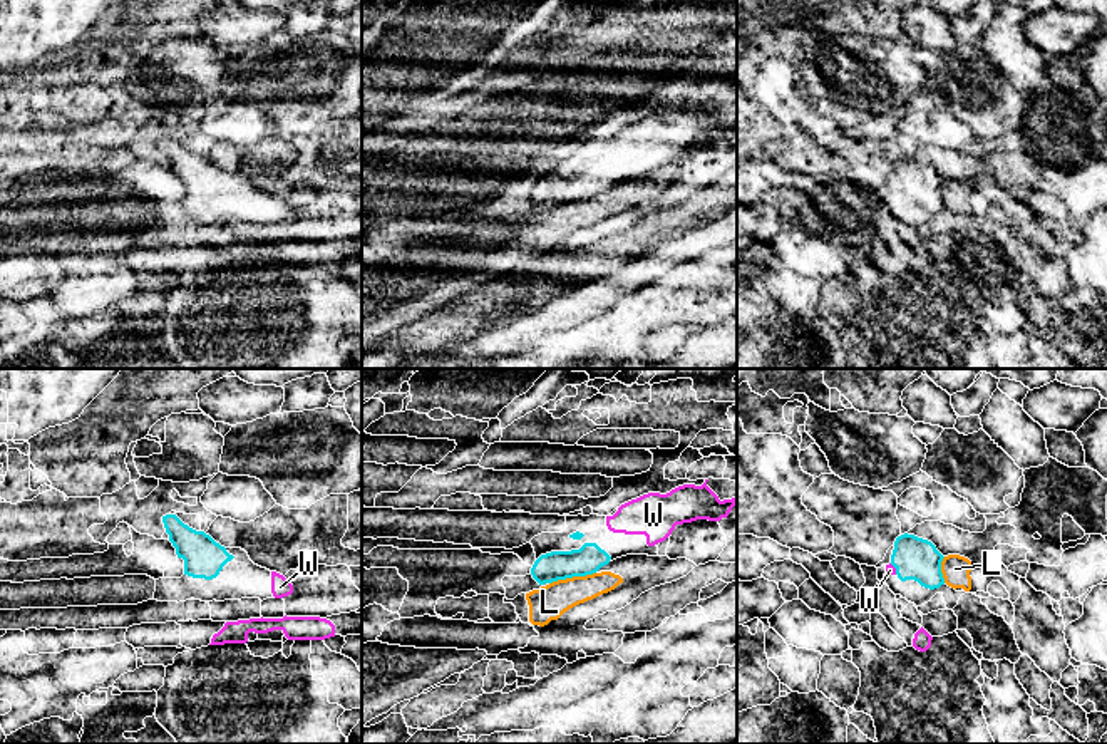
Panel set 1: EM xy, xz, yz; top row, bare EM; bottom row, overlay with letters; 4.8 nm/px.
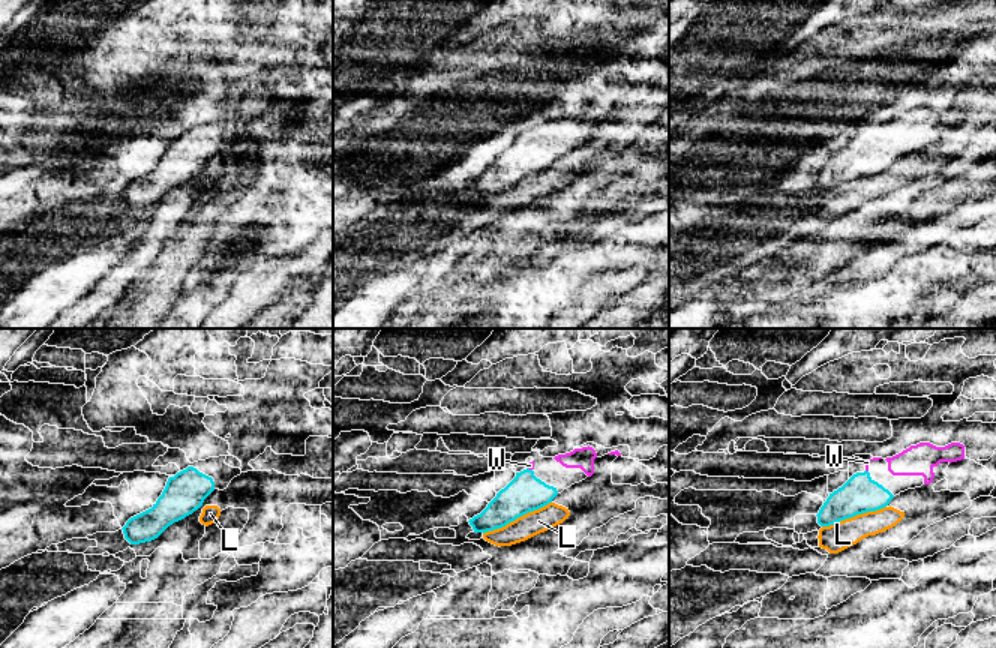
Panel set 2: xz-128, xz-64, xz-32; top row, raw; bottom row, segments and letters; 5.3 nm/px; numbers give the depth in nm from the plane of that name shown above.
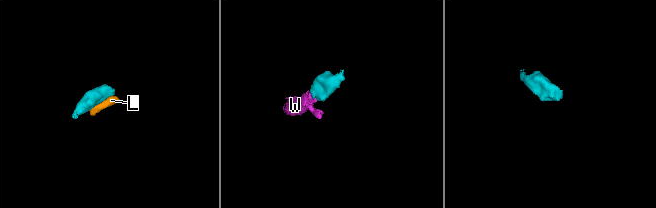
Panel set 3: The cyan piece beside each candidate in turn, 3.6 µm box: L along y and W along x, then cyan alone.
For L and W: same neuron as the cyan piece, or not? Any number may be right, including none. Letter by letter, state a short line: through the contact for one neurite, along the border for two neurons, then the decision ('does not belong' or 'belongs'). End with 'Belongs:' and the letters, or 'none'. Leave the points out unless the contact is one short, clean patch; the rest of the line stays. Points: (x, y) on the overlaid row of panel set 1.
L: line xz (595, 572), (585, 577), (558, 578), (550, 583); does not belong
W: line yz (915, 558), (895, 567), (890, 570); belongs
Belongs: W

